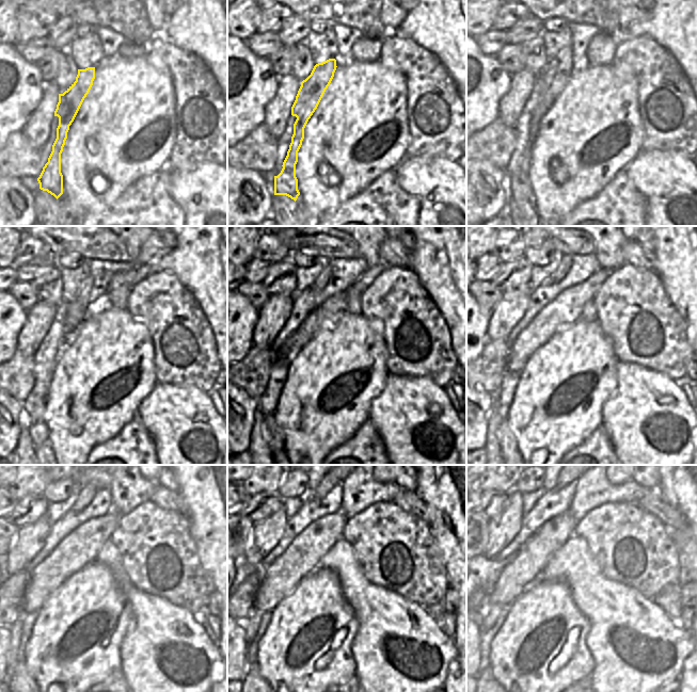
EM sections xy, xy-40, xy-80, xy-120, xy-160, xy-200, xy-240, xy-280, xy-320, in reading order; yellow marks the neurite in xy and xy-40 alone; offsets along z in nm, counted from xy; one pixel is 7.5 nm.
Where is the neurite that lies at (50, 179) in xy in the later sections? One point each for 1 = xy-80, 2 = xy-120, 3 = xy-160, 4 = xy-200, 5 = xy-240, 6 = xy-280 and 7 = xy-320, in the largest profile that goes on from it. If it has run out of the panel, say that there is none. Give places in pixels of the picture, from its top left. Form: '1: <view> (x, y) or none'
1: xy-80 (558, 70)
2: xy-120 (77, 311)
3: xy-160 (272, 435)
4: xy-200 (506, 439)
5: xy-240 (20, 681)
6: xy-280 (253, 681)
7: xy-320 (488, 681)

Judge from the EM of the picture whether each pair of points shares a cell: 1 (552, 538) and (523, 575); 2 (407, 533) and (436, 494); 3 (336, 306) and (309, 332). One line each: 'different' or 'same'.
1: same
2: different
3: same

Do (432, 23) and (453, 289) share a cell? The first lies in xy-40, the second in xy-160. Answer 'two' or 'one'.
one

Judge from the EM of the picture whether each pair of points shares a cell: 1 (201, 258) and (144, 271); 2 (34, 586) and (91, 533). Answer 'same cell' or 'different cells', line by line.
1: same cell
2: same cell

